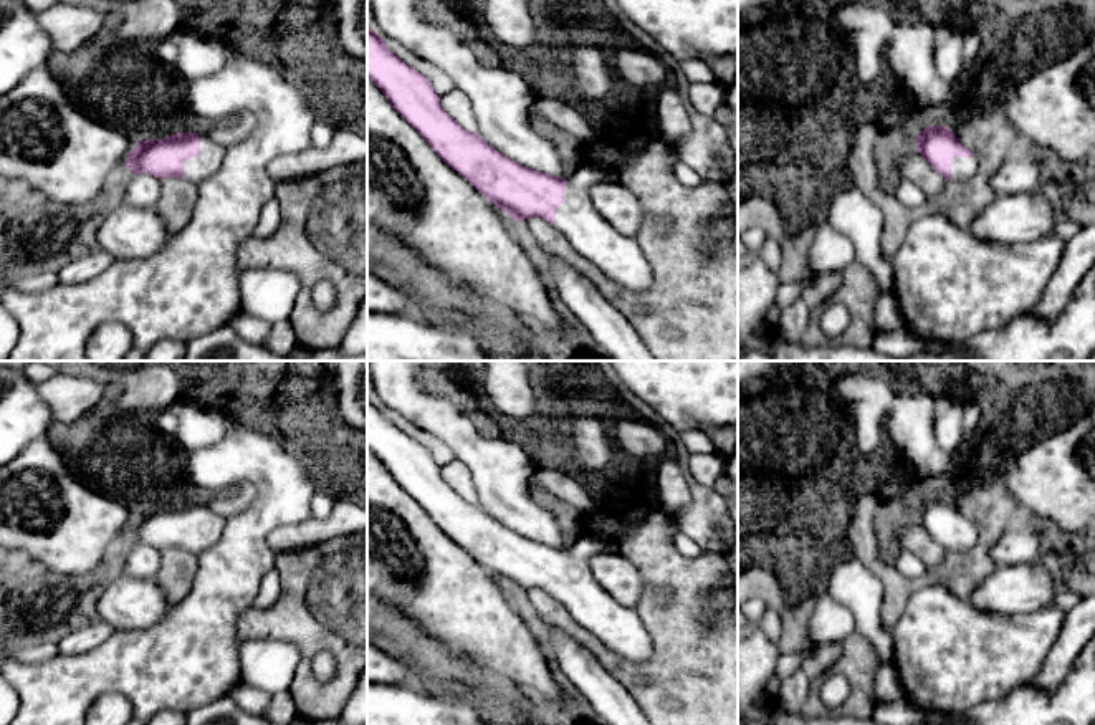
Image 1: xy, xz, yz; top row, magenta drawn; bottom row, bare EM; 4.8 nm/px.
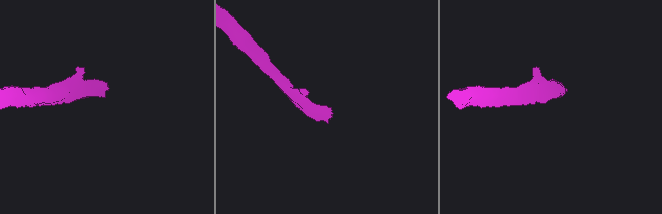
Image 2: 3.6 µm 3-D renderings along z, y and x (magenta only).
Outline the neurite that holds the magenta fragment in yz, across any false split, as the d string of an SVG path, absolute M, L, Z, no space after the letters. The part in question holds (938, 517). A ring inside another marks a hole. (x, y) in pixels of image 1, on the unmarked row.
M946 497L925 498L916 507L916 521L946 551L964 553L978 543L976 525Z

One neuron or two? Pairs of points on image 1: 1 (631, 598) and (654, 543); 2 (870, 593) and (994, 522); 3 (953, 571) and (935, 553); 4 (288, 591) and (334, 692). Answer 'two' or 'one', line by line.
1: two
2: two
3: two
4: one

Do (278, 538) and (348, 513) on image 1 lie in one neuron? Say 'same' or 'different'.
same

